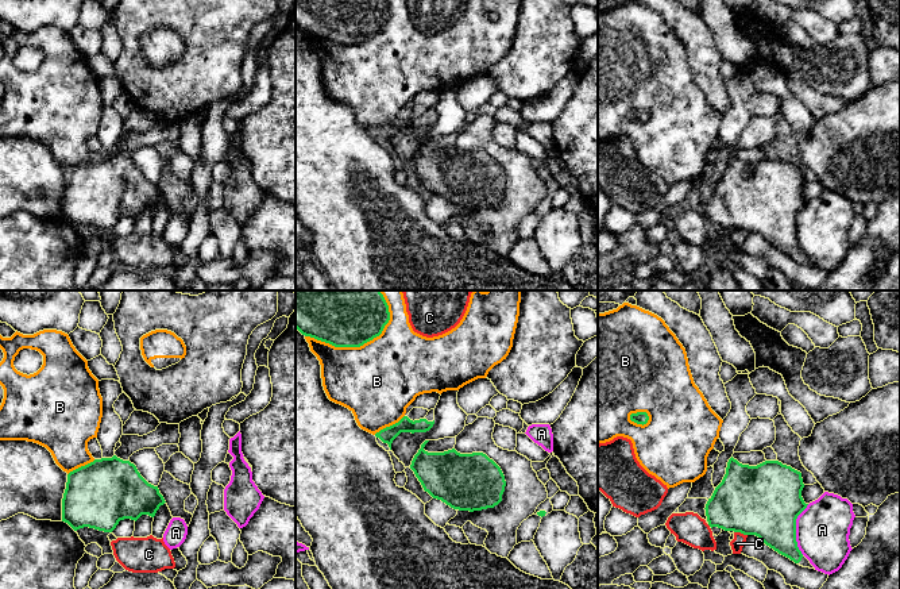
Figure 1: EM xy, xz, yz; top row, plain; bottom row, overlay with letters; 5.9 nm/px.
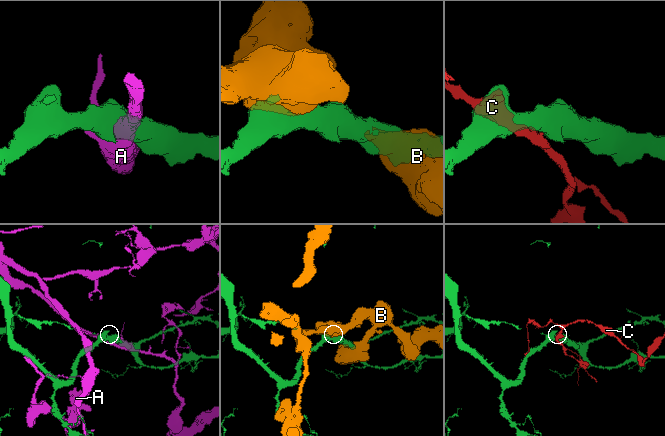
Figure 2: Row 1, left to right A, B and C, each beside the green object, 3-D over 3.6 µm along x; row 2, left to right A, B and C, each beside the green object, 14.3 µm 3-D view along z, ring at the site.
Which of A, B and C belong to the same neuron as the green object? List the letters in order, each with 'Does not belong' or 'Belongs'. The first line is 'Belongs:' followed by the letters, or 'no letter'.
Belongs: no letter
A: Does not belong
B: Does not belong
C: Does not belong

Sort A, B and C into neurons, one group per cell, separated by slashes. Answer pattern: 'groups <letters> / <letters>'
groups A / B / C

